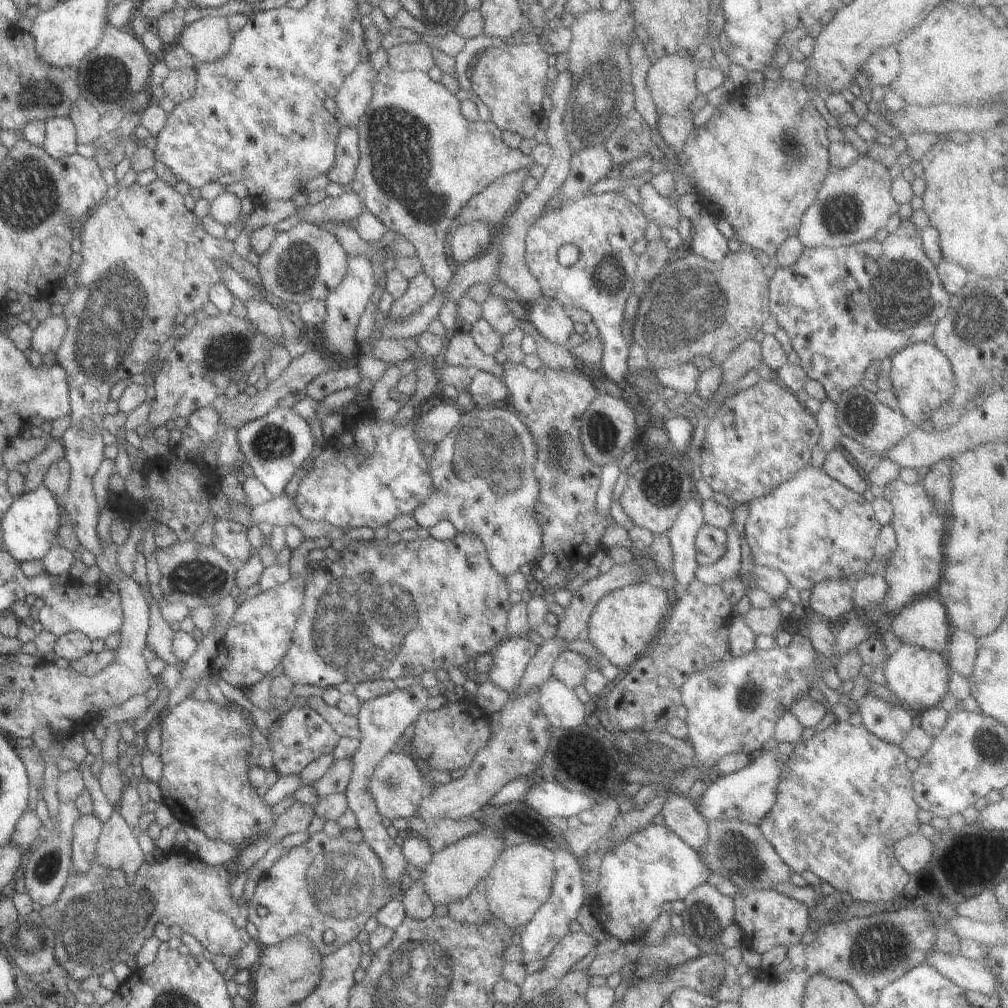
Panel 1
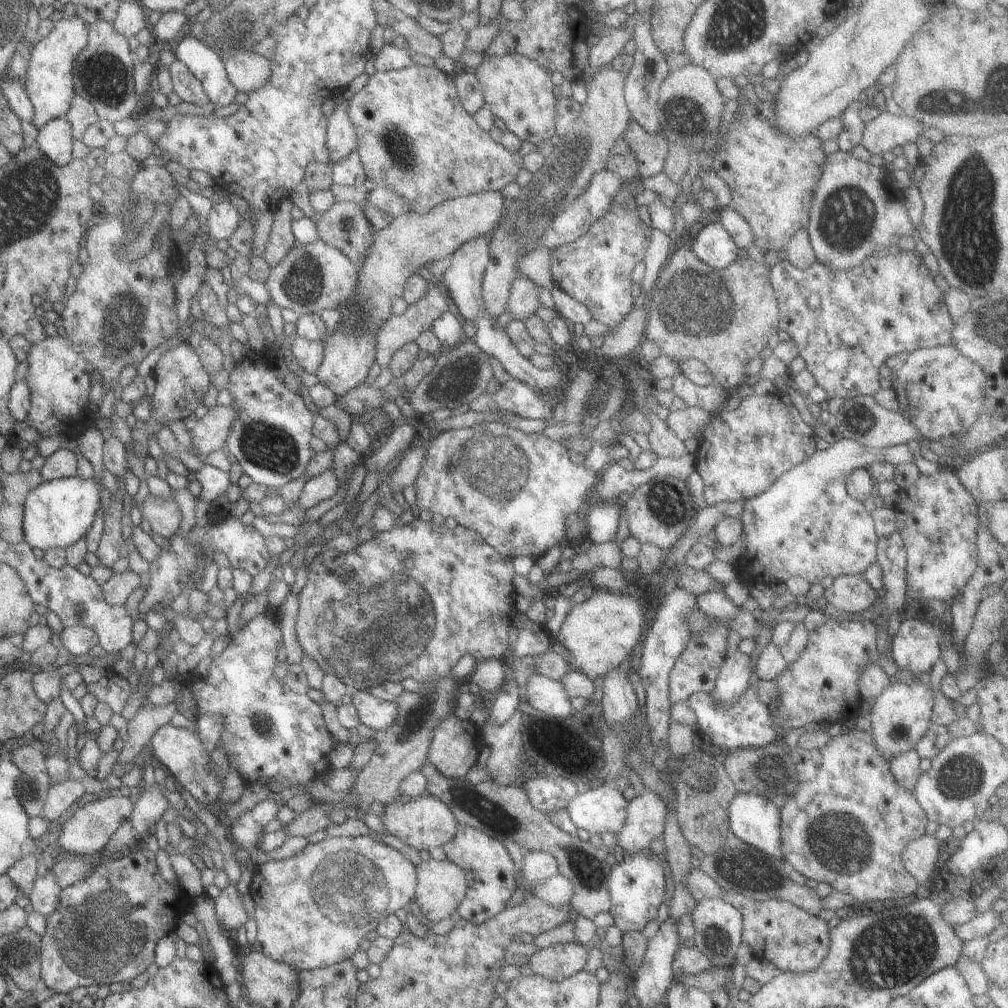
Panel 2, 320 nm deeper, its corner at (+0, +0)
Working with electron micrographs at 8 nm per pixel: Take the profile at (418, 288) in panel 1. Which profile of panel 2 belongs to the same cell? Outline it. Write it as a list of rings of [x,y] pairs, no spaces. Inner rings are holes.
[[[429,283],[426,293],[414,303],[408,304],[401,315],[389,315],[374,334],[374,361],[383,368],[396,350],[408,342],[413,342],[420,332],[429,329],[433,320],[448,310],[451,300],[440,284]]]

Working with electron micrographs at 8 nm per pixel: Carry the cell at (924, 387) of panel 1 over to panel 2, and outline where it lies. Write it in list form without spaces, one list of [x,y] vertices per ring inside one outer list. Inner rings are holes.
[[[952,342],[946,345],[912,350],[907,358],[895,368],[895,382],[892,384],[897,394],[897,412],[904,416],[917,430],[922,441],[937,441],[943,436],[951,436],[967,430],[976,420],[984,400],[984,374],[981,367],[964,357]]]

